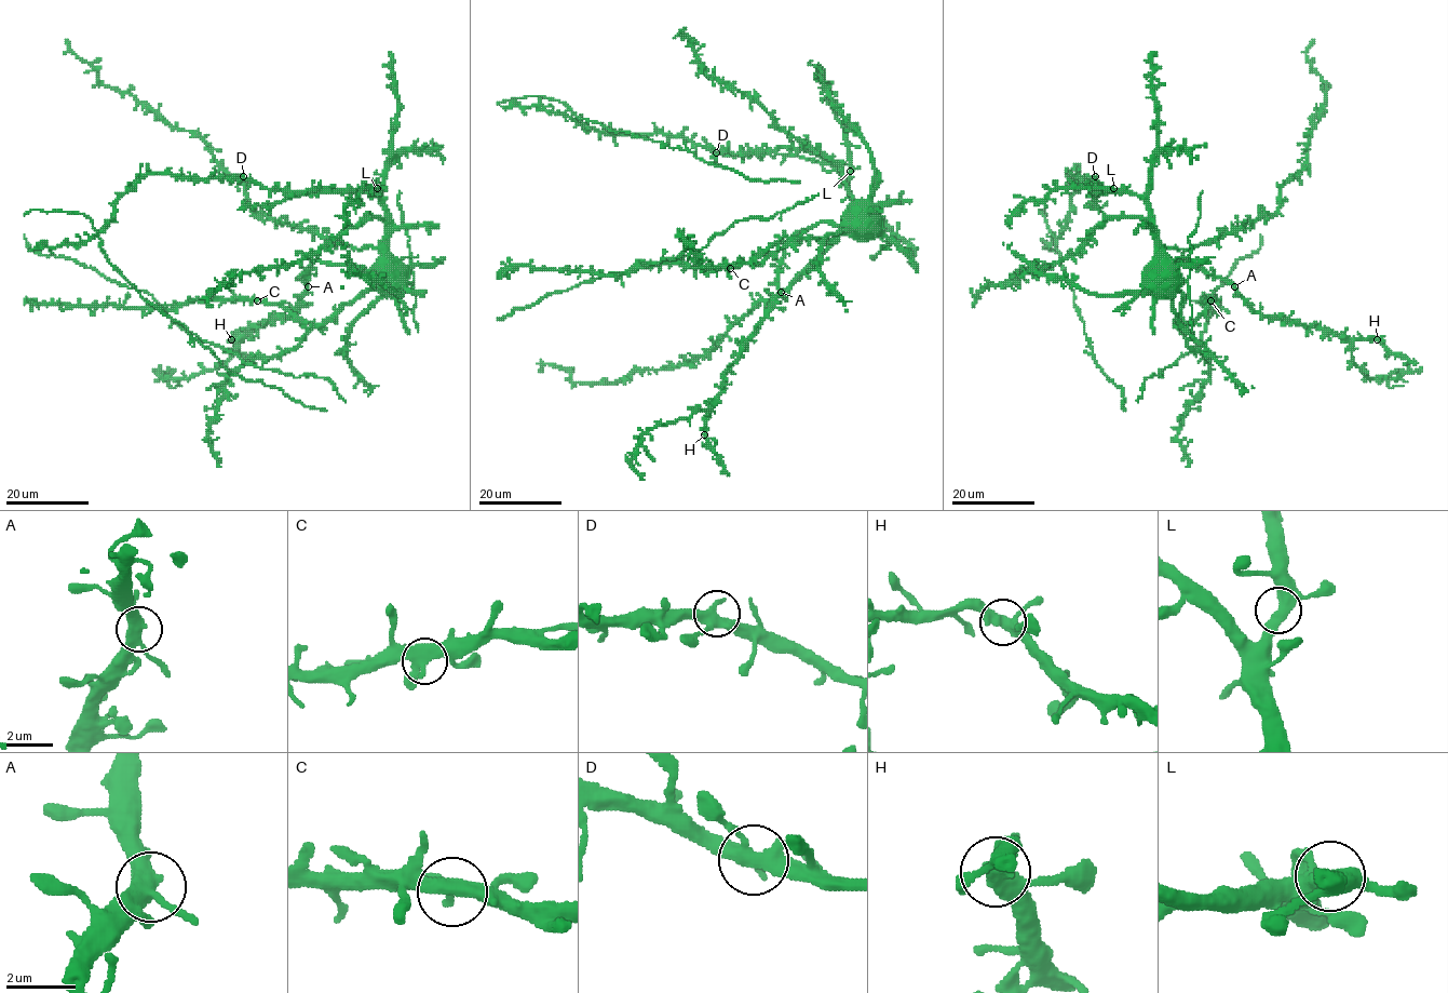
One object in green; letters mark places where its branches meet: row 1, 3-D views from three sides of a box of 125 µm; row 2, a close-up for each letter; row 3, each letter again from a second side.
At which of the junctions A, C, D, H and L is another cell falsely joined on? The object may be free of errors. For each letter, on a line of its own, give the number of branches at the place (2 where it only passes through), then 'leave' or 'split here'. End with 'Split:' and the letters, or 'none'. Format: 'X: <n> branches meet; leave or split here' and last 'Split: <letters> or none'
A: 3 branches meet; leave
C: 3 branches meet; leave
D: 3 branches meet; leave
H: 3 branches meet; leave
L: 3 branches meet; leave
Split: none

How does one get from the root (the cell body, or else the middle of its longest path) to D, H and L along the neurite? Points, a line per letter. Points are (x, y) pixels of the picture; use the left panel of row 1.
D: (386, 271), (386, 209), (371, 191), (268, 189), (243, 176)
H: (386, 271), (314, 262), (306, 273), (306, 294), (287, 316), (255, 325), (240, 338), (232, 339)
L: (386, 271), (386, 209), (375, 192), (377, 188)

